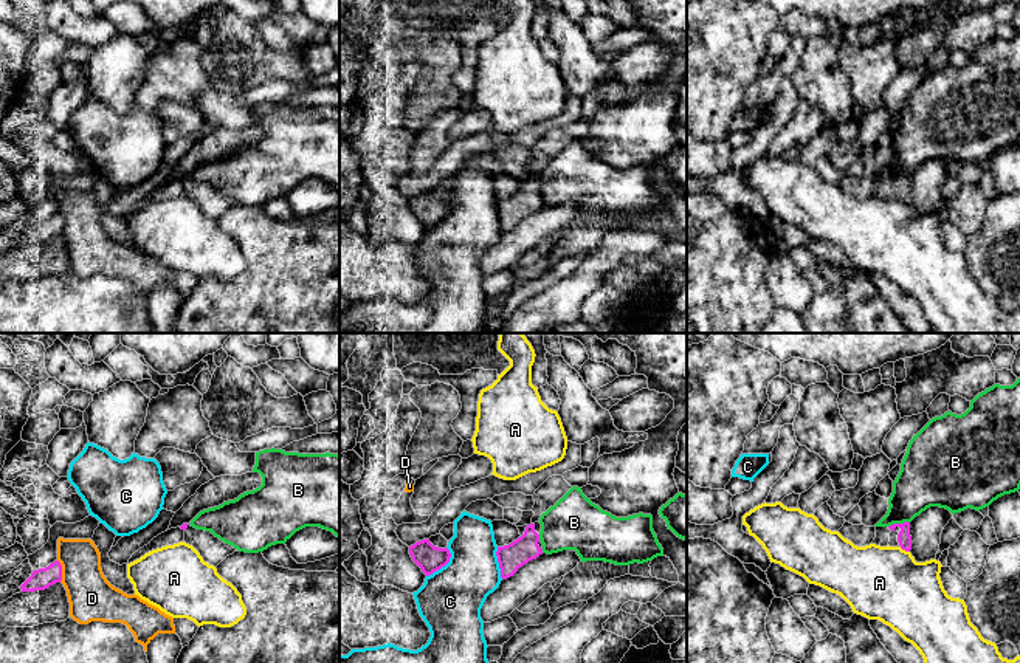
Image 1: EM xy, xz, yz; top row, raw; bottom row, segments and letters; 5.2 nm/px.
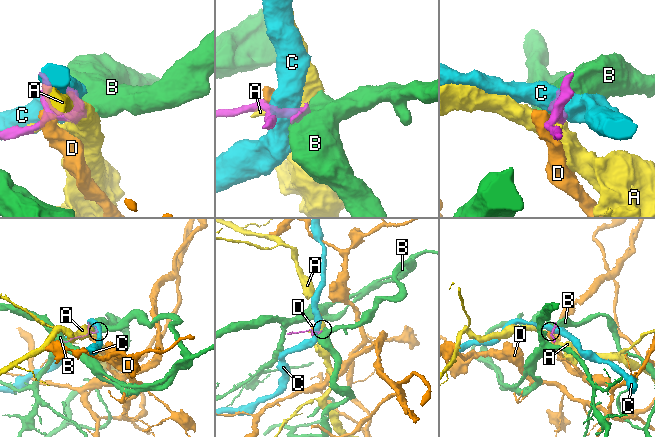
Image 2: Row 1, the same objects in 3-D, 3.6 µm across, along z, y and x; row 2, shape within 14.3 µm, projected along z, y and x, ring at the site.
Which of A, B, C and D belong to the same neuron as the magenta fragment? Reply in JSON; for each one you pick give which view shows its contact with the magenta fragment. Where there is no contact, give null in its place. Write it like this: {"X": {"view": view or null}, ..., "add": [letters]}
{"add": []}

